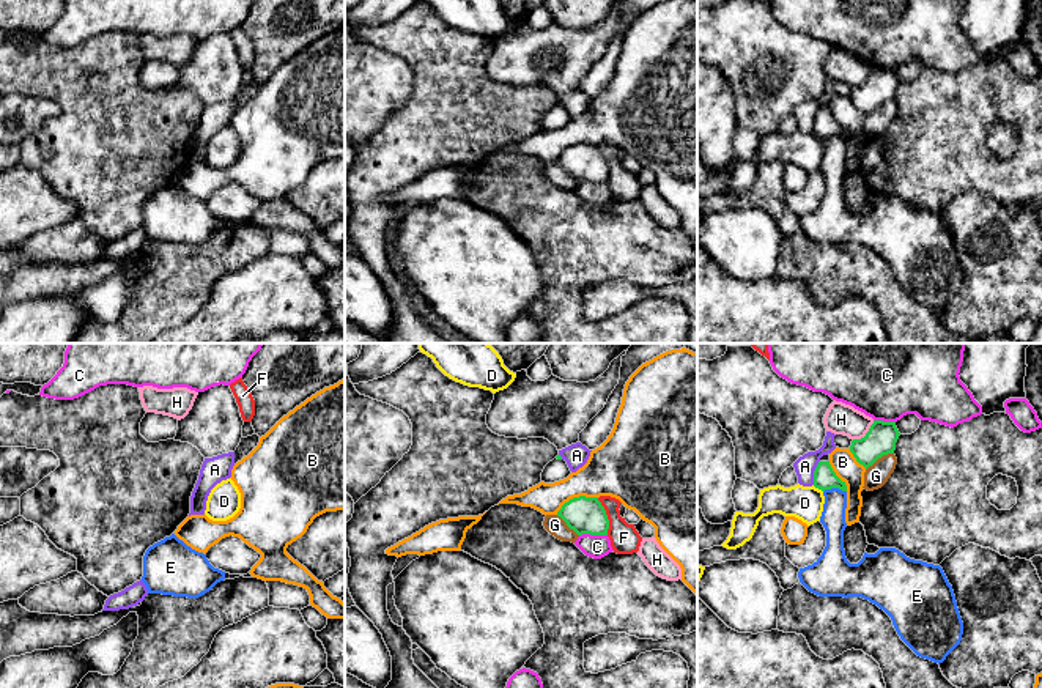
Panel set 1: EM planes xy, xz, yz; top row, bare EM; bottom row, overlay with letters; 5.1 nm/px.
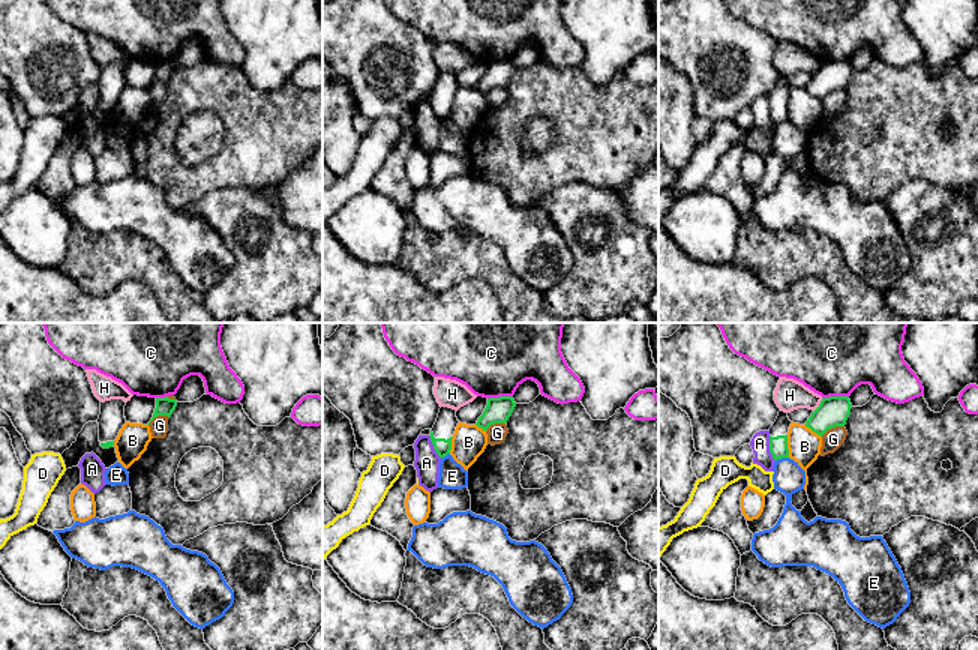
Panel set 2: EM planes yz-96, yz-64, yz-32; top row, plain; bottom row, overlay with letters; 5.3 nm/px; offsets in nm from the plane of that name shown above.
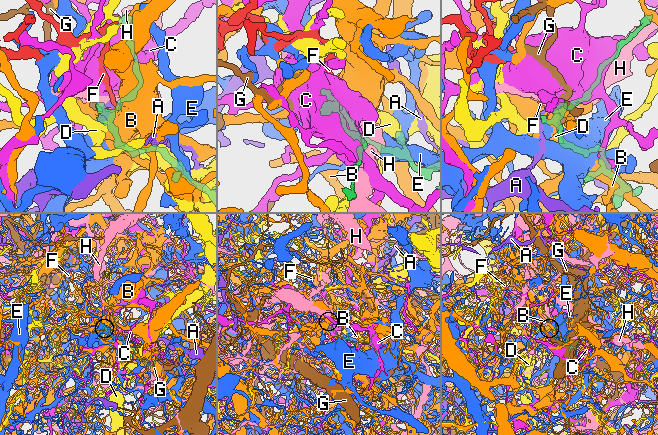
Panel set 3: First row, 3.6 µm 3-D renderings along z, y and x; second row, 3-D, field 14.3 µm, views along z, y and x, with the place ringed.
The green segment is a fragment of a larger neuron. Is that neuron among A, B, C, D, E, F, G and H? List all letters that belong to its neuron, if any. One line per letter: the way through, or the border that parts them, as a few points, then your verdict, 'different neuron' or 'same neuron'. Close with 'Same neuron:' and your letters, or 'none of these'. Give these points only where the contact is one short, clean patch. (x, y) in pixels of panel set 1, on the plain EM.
A: different neuron
B: different neuron
C: different neuron
D: different neuron
E: different neuron
F: along xz (597, 145), (608, 167), (608, 181) | different neuron
G: along yz (893, 99), (883, 101), (866, 117) | different neuron
H: different neuron
Same neuron: none of these

